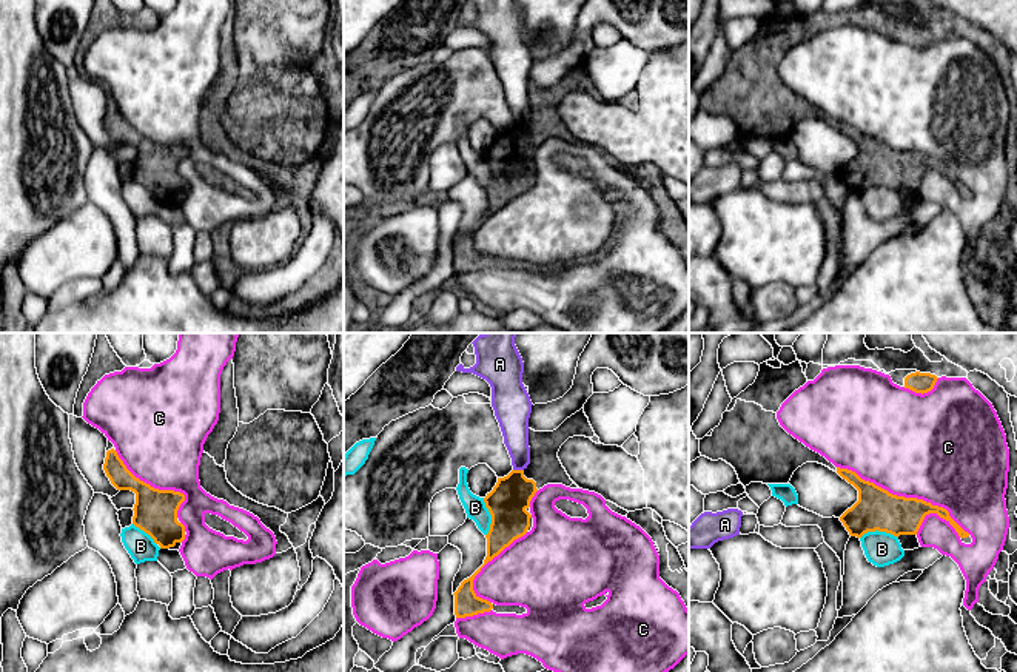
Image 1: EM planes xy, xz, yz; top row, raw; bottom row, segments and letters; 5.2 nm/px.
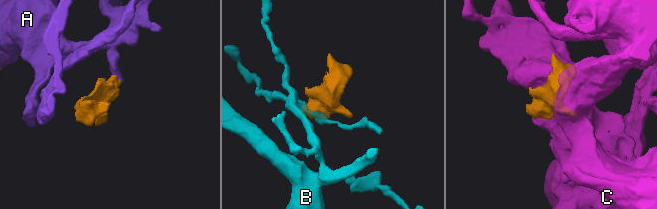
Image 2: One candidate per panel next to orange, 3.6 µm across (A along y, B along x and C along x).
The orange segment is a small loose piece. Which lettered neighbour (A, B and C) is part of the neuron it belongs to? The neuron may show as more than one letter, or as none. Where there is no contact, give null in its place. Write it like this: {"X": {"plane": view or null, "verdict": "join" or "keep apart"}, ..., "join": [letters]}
{"A": {"plane": "xz", "verdict": "keep apart"}, "B": {"plane": "yz", "verdict": "keep apart"}, "C": {"plane": "yz", "verdict": "keep apart"}, "join": []}

